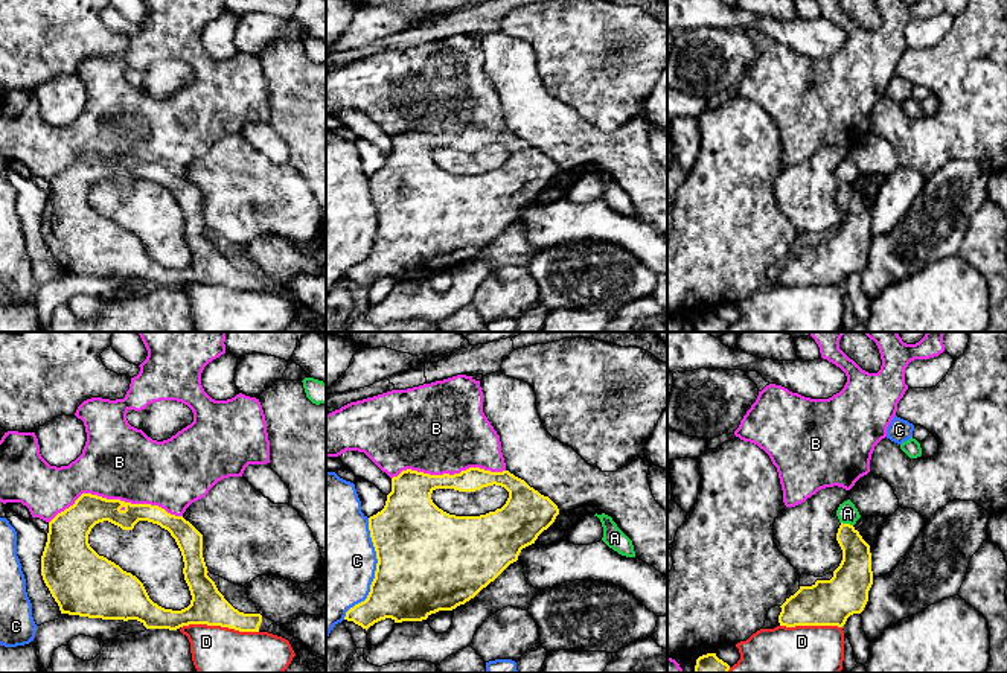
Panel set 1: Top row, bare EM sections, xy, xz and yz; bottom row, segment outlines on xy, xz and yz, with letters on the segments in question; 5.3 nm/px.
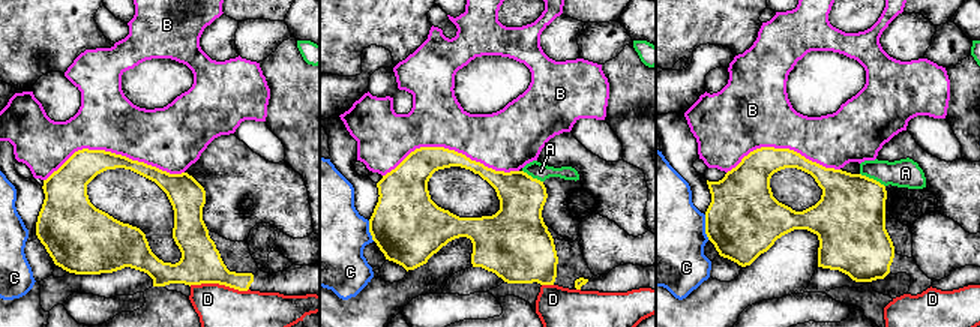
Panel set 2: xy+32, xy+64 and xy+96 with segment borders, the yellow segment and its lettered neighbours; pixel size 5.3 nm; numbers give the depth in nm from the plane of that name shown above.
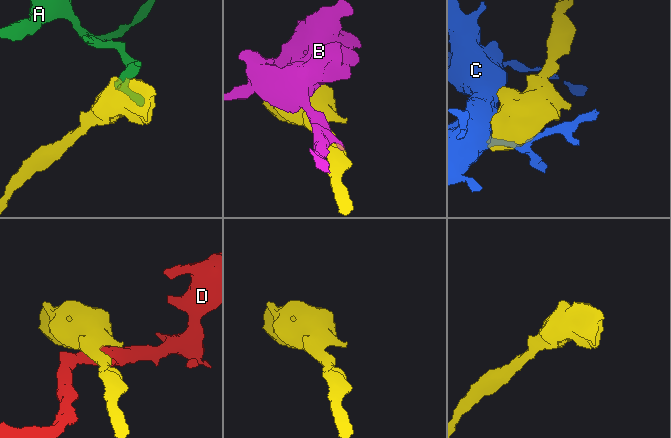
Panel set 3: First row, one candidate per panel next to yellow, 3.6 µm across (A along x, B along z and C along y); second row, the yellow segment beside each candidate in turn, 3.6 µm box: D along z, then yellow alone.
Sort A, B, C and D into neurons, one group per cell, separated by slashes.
A / B / C / D

